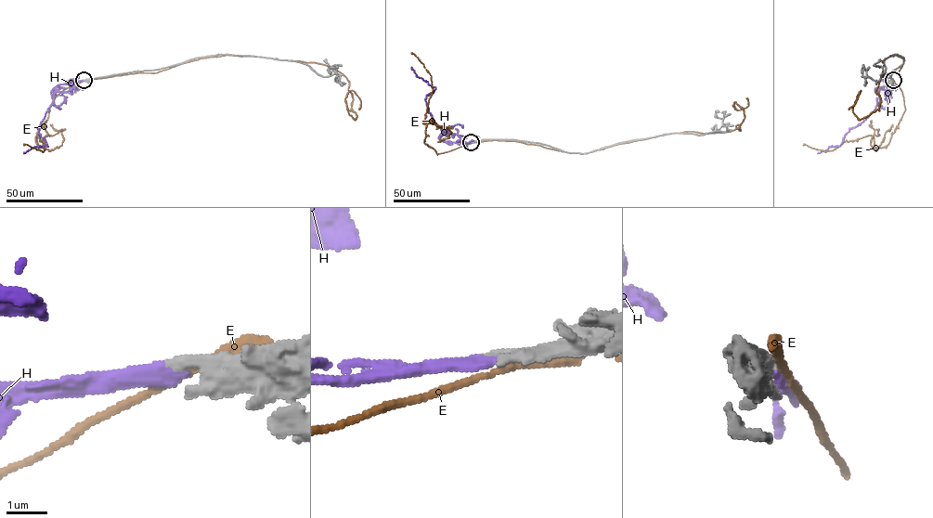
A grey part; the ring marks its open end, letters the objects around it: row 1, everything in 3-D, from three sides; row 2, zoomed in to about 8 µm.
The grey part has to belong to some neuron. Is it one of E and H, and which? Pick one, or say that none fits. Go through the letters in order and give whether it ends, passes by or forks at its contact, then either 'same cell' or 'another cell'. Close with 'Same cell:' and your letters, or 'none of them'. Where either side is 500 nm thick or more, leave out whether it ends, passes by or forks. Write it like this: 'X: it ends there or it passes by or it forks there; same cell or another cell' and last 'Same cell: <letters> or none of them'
E: it ends there; another cell
H: it ends there; same cell
Same cell: H

